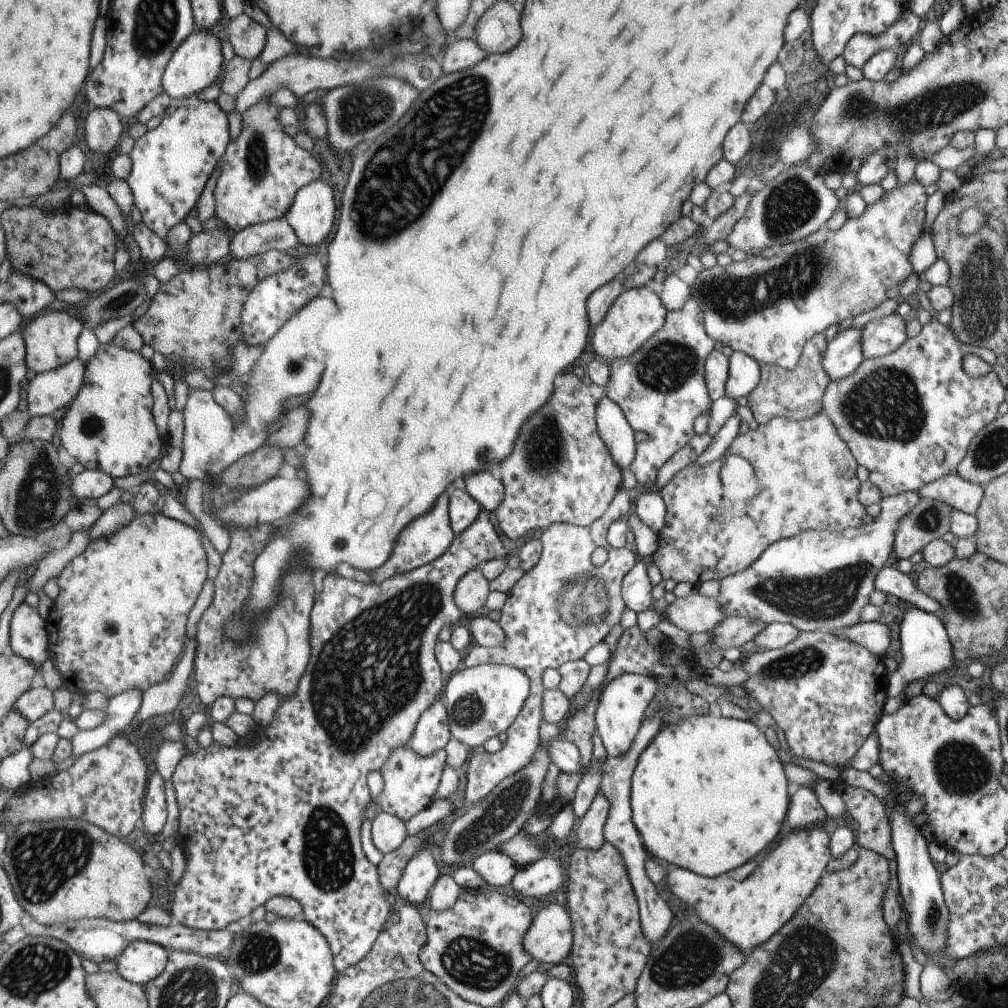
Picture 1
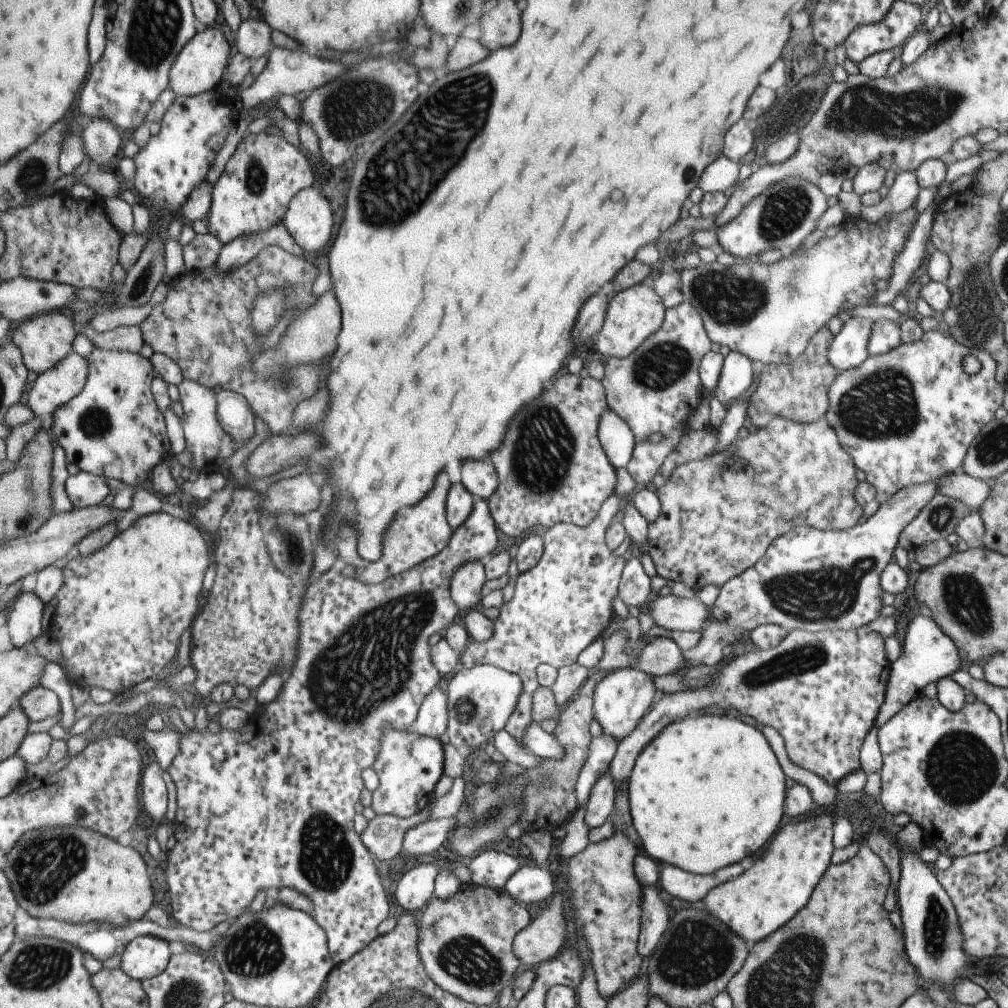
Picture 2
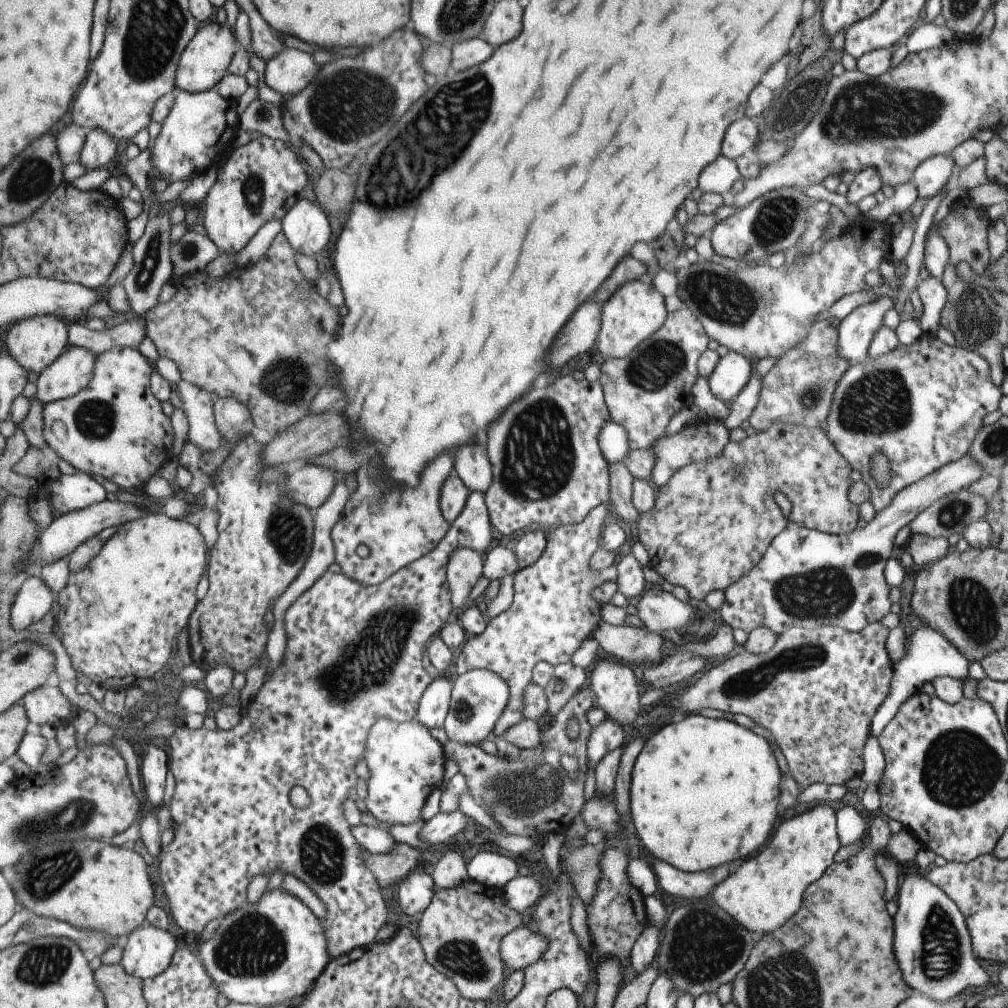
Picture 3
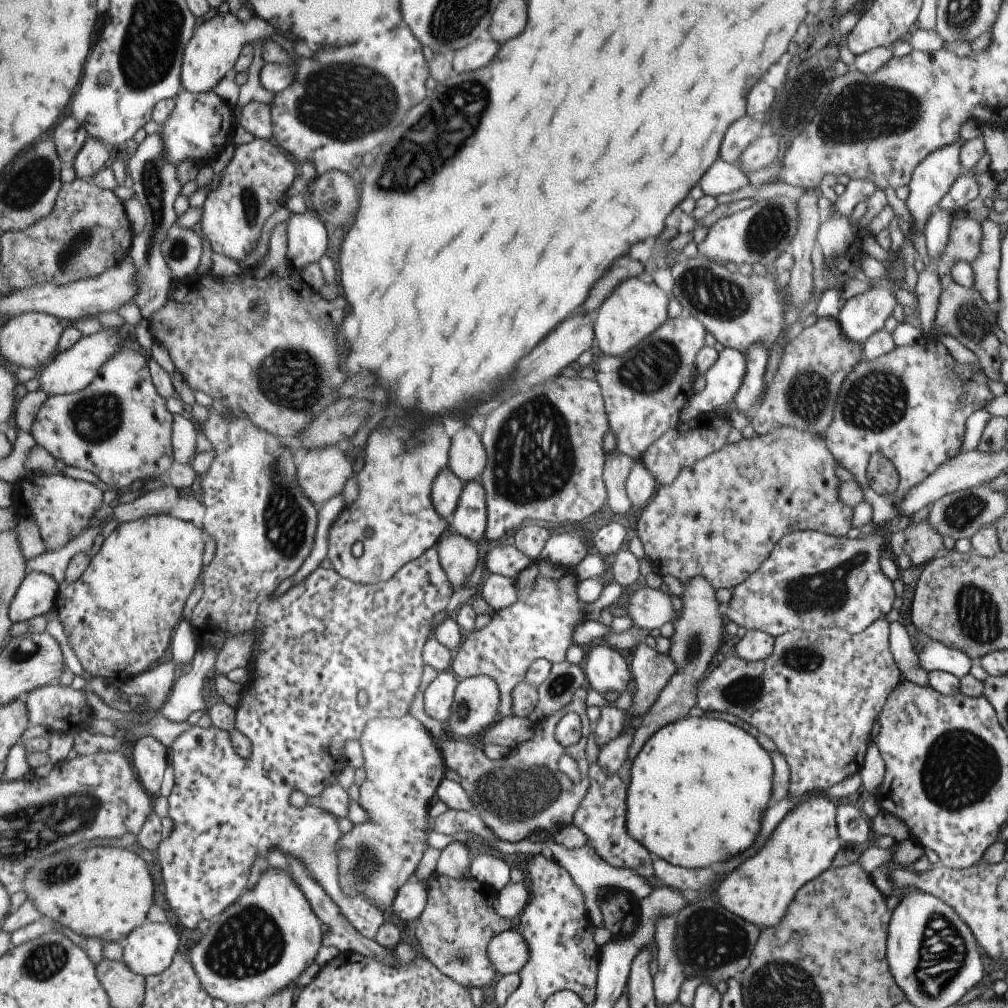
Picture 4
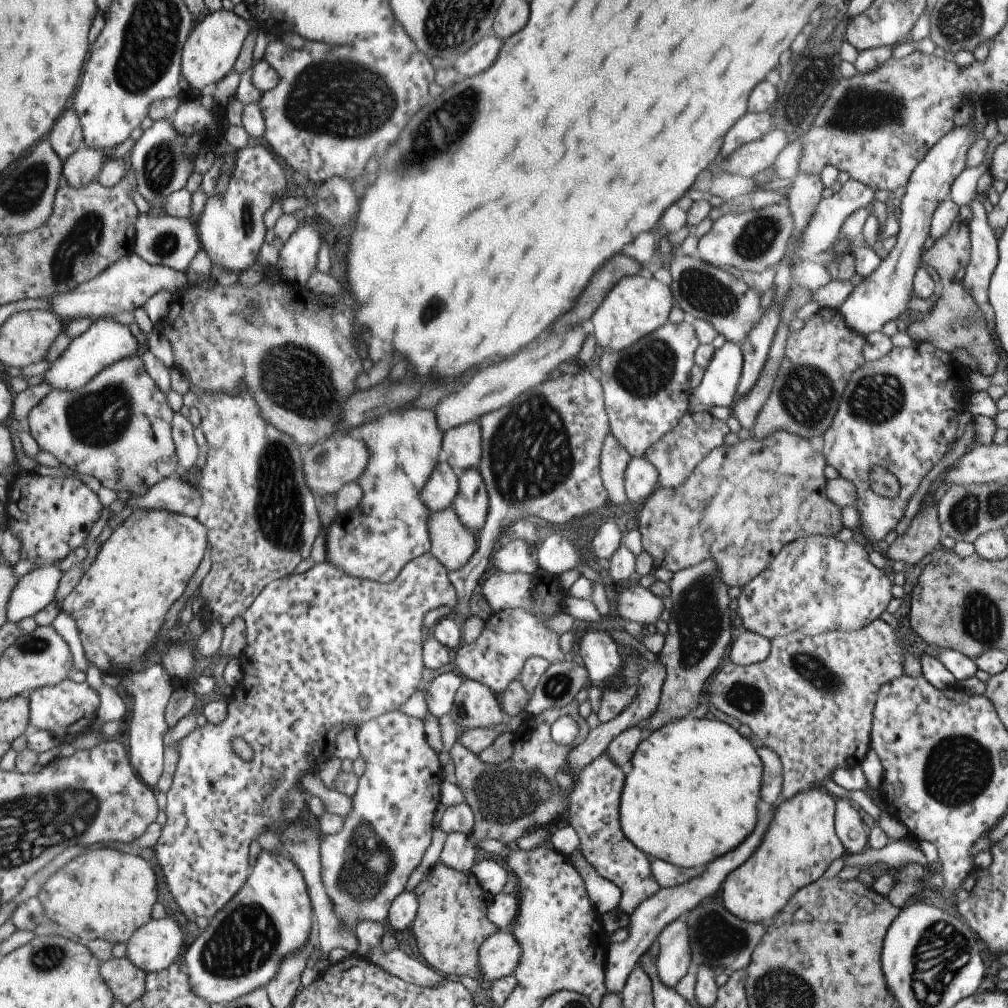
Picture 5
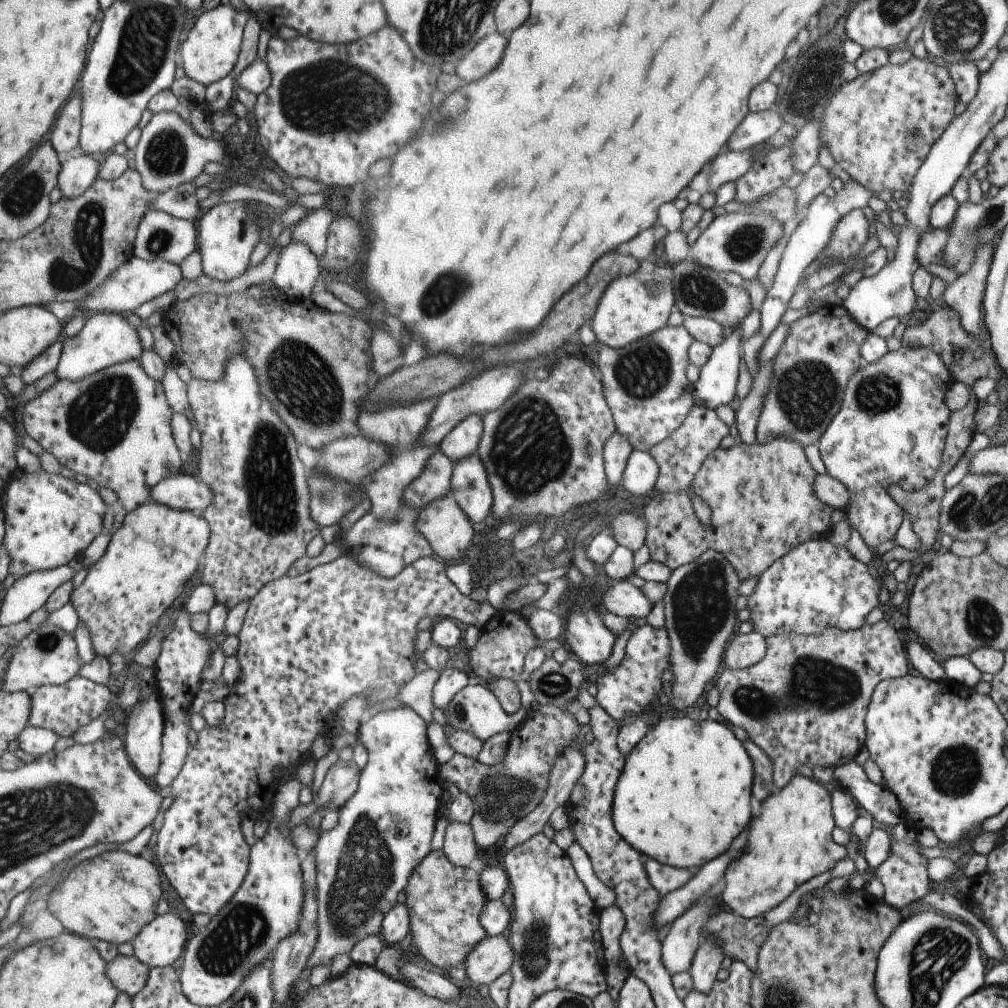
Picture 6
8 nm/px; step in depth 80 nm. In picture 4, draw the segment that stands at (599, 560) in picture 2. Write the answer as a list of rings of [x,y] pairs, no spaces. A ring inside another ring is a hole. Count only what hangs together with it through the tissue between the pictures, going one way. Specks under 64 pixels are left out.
[[[544,560],[529,565],[517,578],[518,599],[510,607],[496,611],[488,625],[468,633],[467,640],[454,653],[451,670],[459,679],[487,675],[497,681],[501,692],[506,695],[501,706],[501,717],[514,716],[512,692],[525,680],[529,666],[539,659],[548,660],[551,664],[563,661],[566,650],[572,644],[571,634],[577,624],[583,621],[585,607],[584,603],[577,600],[576,584],[579,581],[574,578],[572,571],[554,567]]]

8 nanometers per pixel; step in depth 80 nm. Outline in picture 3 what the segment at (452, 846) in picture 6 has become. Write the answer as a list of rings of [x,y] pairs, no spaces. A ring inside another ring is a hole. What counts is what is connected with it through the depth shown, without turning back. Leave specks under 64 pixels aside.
[[[458,849],[446,850],[446,853],[432,868],[436,888],[455,888],[470,879],[468,860]]]

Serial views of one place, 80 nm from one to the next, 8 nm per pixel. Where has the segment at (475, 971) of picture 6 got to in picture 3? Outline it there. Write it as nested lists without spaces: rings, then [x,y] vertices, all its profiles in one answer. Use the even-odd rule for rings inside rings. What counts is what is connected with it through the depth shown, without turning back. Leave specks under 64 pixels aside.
[[[519,927],[502,940],[501,954],[506,965],[515,971],[524,971],[539,960],[546,949],[546,940],[534,933],[529,927]]]

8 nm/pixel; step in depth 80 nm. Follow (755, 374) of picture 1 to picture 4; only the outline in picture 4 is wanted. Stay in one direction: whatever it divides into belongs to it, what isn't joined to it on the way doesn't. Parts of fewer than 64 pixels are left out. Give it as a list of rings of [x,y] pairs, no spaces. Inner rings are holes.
[[[729,347],[718,352],[715,362],[703,374],[705,385],[686,400],[678,412],[677,423],[705,415],[715,409],[729,409],[741,384],[746,362],[744,354]]]

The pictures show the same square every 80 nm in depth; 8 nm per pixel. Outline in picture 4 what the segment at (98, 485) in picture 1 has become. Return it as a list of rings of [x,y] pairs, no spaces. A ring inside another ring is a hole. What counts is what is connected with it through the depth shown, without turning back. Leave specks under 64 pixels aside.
[[[34,473],[25,476],[14,485],[14,504],[18,516],[27,520],[31,516],[38,526],[42,542],[47,550],[61,550],[73,538],[85,534],[94,522],[98,510],[103,507],[103,491],[93,483],[68,478],[61,473],[44,475]]]

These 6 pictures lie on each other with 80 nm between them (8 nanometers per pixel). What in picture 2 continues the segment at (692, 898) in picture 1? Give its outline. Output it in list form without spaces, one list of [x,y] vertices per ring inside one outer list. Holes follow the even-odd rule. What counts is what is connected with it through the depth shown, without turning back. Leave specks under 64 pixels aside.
[[[745,858],[745,860],[739,860],[739,862],[714,870],[712,873],[698,875],[667,863],[660,863],[658,864],[658,879],[661,888],[667,894],[690,904],[701,900],[709,890],[718,884],[739,876],[751,864],[753,864],[753,860]]]

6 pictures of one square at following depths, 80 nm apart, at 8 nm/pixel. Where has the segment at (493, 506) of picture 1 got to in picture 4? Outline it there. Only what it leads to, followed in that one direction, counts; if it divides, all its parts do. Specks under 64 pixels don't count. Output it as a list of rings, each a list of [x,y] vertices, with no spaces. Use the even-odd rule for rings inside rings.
[[[465,426],[453,436],[448,466],[464,483],[472,480],[482,482],[486,462],[487,452],[483,440],[473,426]]]

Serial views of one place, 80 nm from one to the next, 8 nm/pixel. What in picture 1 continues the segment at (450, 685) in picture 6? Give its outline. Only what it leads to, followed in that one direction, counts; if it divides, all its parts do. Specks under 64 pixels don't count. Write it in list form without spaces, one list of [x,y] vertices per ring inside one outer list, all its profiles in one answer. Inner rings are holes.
[[[437,699],[419,719],[413,738],[412,747],[423,756],[429,756],[445,749],[451,740],[450,716],[443,699]]]

